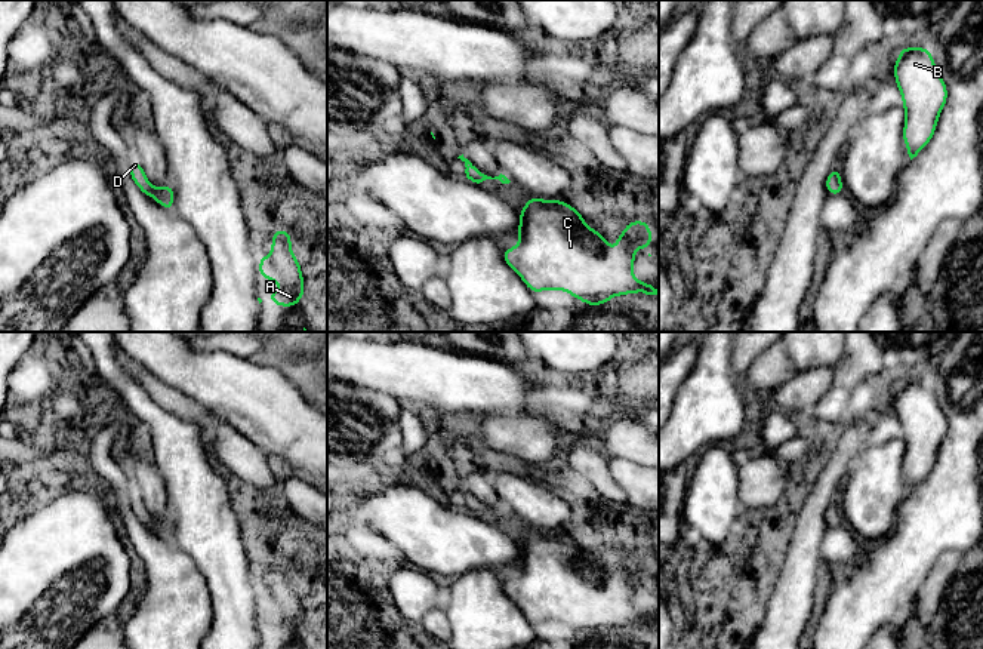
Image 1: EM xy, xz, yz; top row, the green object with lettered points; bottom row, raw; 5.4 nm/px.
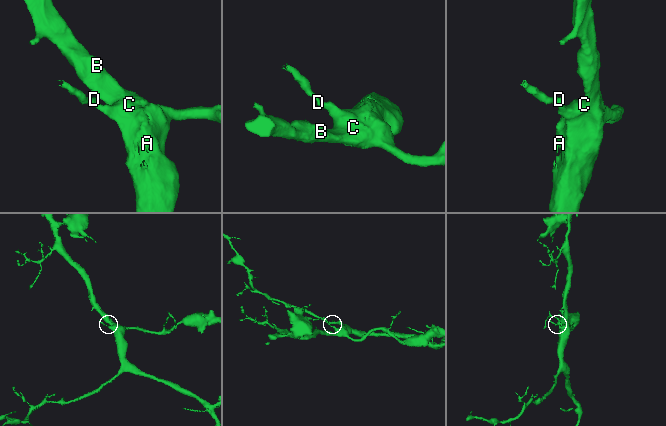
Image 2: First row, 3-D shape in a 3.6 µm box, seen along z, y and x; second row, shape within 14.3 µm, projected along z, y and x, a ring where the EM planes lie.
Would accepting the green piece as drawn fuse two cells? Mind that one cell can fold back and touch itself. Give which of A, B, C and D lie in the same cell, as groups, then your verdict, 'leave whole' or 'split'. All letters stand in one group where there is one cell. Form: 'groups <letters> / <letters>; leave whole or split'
groups A B C D; leave whole

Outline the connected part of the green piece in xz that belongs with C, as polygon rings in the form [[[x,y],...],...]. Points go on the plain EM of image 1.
[[[530,527],[518,547],[520,576],[503,582],[502,590],[533,625],[561,621],[588,639],[619,627],[659,625],[632,606],[635,581],[650,584],[647,553],[631,553],[611,585],[610,575],[583,554],[583,545],[560,530]]]

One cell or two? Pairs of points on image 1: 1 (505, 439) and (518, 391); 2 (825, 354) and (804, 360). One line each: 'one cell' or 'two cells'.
1: two cells
2: one cell

